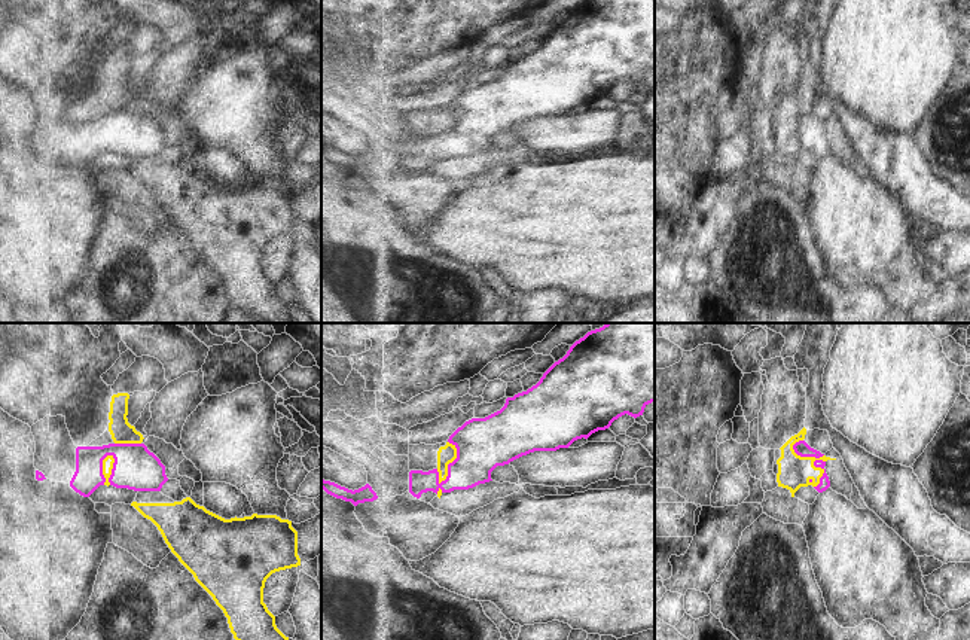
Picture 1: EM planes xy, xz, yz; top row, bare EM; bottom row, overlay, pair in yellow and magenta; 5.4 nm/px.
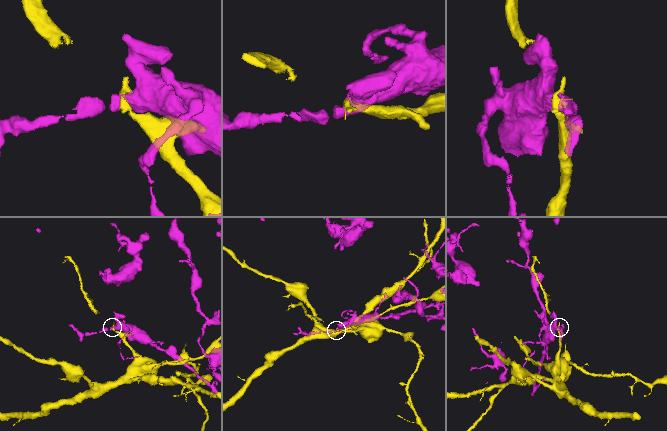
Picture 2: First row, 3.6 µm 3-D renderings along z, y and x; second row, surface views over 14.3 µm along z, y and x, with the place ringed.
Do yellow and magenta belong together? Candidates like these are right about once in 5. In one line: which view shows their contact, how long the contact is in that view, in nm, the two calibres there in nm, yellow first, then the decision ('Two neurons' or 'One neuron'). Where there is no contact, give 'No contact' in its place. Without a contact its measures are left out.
Touches yellow in yz. Shared border 280 nm. Thickness 180 nm (yellow) against 80 nm. Two neurons

